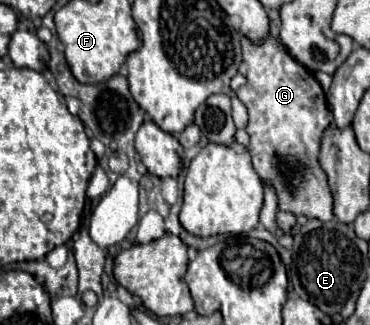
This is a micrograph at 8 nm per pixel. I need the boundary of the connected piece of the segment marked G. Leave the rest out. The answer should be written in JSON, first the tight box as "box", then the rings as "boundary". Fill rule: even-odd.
{"box":[237,36,333,222],"boundary":[[[273,36],[261,46],[253,46],[251,40],[243,38],[241,46],[243,64],[239,66],[239,72],[247,78],[247,84],[237,90],[237,98],[249,112],[247,134],[251,136],[249,154],[255,172],[261,180],[273,184],[279,198],[279,210],[295,216],[305,214],[307,218],[319,218],[323,222],[331,220],[333,198],[317,158],[321,136],[333,122],[333,116],[327,110],[321,84],[297,64]]]}

